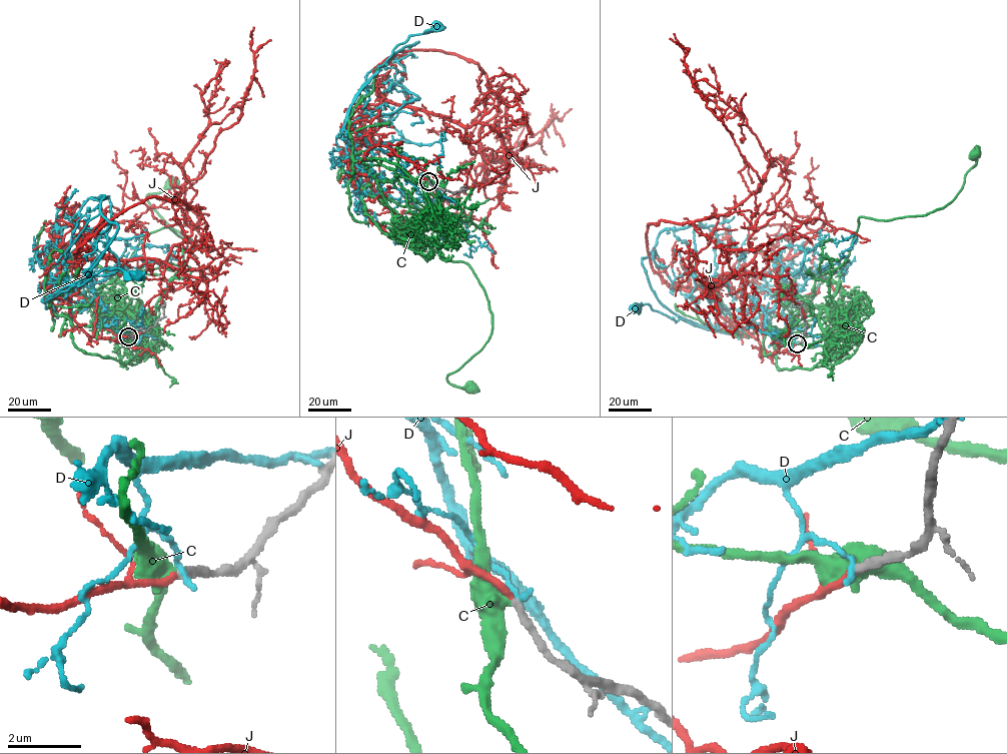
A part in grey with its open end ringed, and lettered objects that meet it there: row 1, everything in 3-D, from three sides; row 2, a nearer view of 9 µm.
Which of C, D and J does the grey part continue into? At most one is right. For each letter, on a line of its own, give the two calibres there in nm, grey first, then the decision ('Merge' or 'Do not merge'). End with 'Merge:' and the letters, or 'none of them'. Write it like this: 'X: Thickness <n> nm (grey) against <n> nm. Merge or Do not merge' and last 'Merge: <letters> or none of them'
C: Thickness 240 nm (grey) against 480 nm. Do not merge
D: Thickness 240 nm (grey) against 160 nm. Do not merge
J: Thickness 200 nm (grey) against 170 nm. Merge
Merge: J

